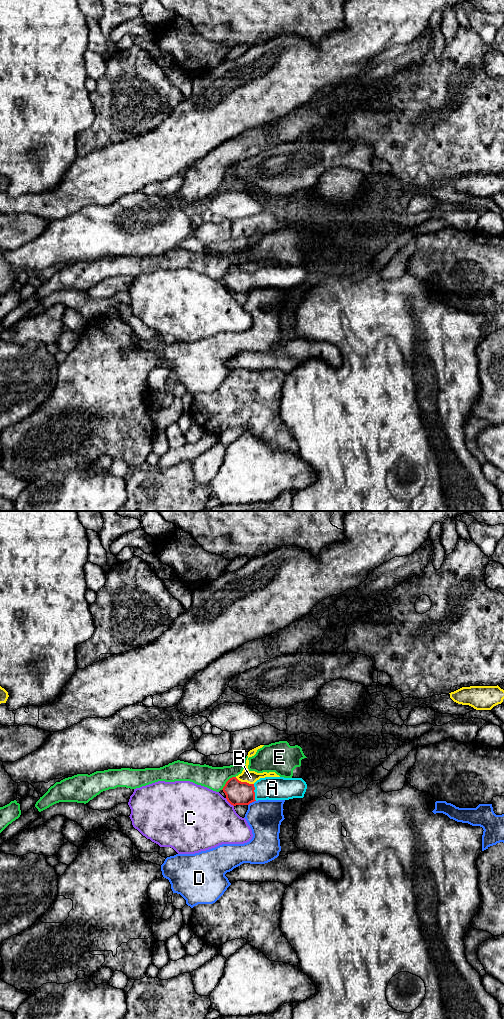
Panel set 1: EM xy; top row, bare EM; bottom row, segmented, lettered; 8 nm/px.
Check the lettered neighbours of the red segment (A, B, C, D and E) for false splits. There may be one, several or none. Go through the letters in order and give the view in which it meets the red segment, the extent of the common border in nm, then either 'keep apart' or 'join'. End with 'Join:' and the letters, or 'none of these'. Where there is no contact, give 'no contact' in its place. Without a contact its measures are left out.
A: xy | 140 nm | join
B: xy | 160 nm | keep apart
C: xy | 100 nm | keep apart
D: xy | 80 nm | keep apart
E: xy | 160 nm | keep apart
Join: A

